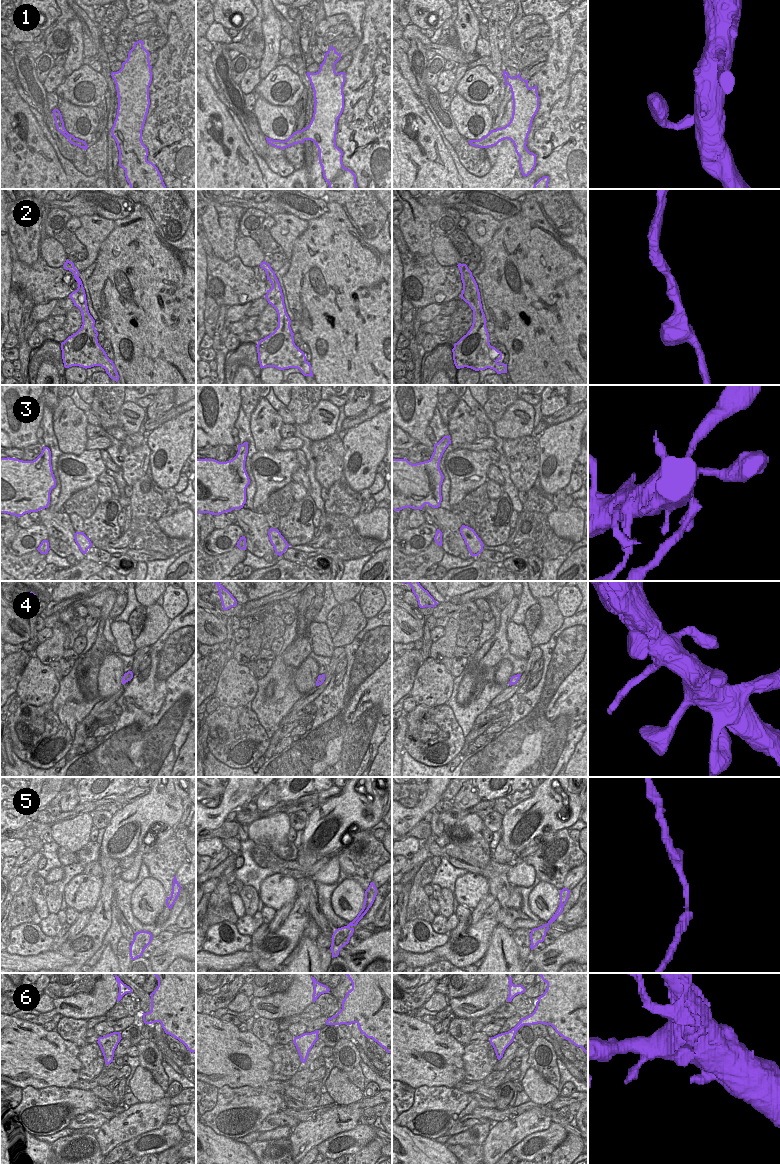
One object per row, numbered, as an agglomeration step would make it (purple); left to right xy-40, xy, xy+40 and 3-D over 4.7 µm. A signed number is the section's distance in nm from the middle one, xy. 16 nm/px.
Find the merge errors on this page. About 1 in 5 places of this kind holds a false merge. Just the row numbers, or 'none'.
6

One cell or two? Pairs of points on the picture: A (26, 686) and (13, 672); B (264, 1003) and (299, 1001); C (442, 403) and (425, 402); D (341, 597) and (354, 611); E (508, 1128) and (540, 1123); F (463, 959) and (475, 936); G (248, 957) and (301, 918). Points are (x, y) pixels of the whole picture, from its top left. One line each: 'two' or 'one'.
A: two
B: one
C: two
D: two
E: one
F: one
G: two

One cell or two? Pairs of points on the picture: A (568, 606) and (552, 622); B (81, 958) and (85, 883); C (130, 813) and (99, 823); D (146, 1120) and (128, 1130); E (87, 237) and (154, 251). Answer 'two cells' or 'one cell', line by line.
A: two cells
B: two cells
C: two cells
D: one cell
E: two cells

